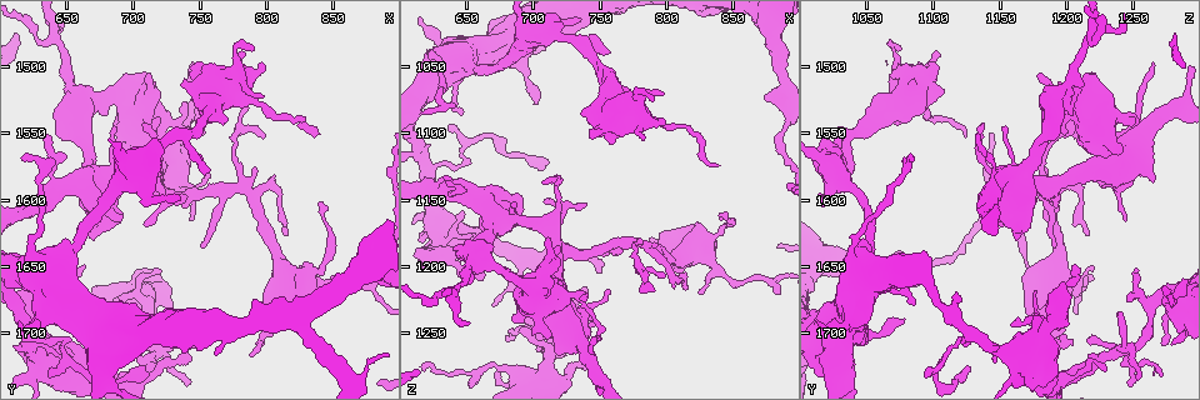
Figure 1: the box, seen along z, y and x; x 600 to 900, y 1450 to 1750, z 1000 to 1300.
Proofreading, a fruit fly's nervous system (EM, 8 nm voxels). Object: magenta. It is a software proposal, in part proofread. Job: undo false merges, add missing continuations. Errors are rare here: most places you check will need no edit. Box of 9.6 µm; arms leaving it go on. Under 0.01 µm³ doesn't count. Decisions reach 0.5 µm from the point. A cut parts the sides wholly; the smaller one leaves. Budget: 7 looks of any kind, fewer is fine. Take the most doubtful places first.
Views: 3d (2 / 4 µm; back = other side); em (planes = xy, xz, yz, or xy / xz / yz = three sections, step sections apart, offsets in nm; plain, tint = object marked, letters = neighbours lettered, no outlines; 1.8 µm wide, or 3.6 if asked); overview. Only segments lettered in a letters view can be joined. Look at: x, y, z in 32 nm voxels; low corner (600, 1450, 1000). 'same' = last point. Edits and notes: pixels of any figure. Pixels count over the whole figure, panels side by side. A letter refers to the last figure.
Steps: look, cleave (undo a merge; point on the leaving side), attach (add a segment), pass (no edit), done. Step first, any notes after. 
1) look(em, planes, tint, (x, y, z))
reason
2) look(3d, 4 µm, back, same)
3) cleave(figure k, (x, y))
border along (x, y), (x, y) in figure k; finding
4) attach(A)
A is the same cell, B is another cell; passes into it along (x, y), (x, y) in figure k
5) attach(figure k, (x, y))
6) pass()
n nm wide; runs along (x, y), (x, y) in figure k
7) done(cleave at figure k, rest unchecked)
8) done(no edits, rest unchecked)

look(em, xz, step 16, tint, (714, 1730, 1122))
branch stops here

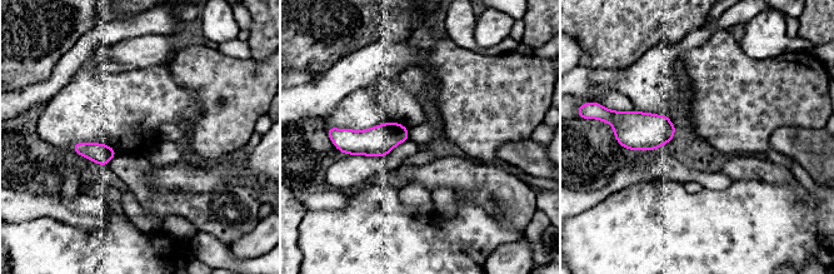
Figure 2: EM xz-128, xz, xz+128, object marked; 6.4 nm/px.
look(em, planes, letters, same)

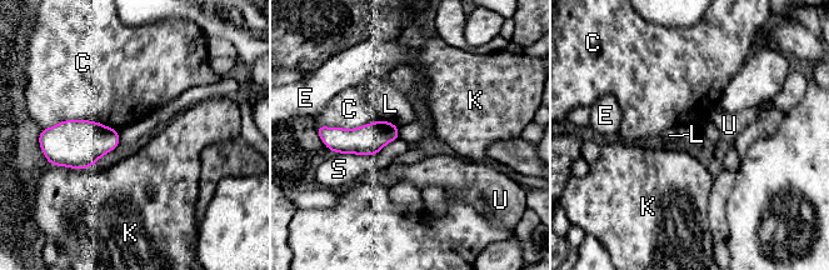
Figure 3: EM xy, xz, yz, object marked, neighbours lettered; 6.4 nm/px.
pass()
C, E, K, L, S and U are other cells; border along (44, 129), (95, 120), (118, 131) in figure 3; no lettered segment goes on from it

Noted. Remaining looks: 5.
look(em, yz, step 16, letters, (716, 1716, 1238))
looks like a crossing

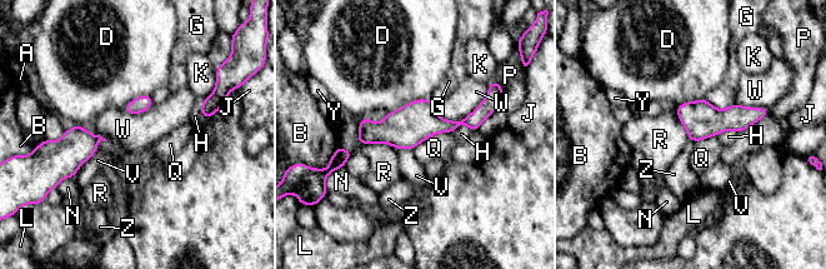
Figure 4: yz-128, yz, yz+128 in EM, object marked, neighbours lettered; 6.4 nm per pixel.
pass()
240 nm wide; A, B, D, G, H, J, K, L, N, P, Q, R, V, W, Y and Z are other cells; runs along (485, 105), (469, 121), (360, 138) in figure 4; all the same neuron

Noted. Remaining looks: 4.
look(em, xy, step 8, tint, (688, 1546, 1156))
free end

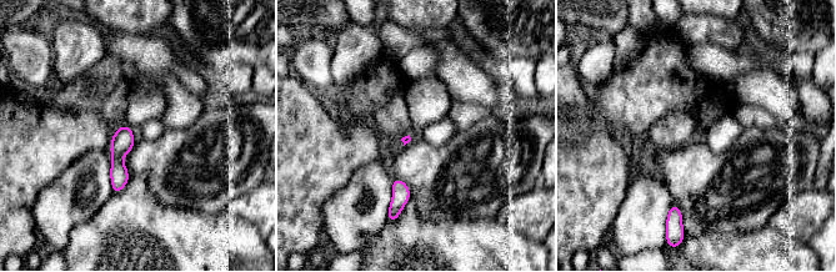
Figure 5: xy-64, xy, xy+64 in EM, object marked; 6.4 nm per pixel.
look(em, planes, letters, same)
cut it another way

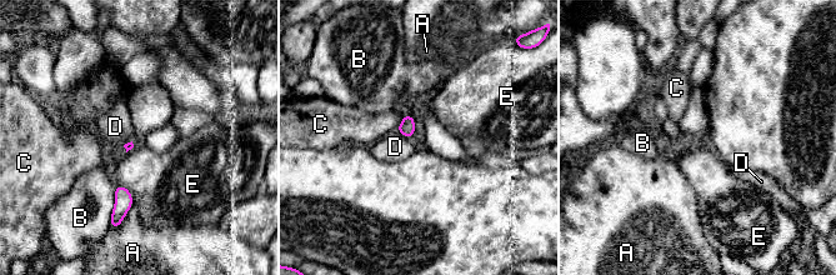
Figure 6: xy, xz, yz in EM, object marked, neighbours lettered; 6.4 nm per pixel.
pass()
B touches over 220 nm; A, B, C, D and E are other cells; no lettered segment goes on from it

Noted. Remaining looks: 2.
done(no edits, rest unchecked)

